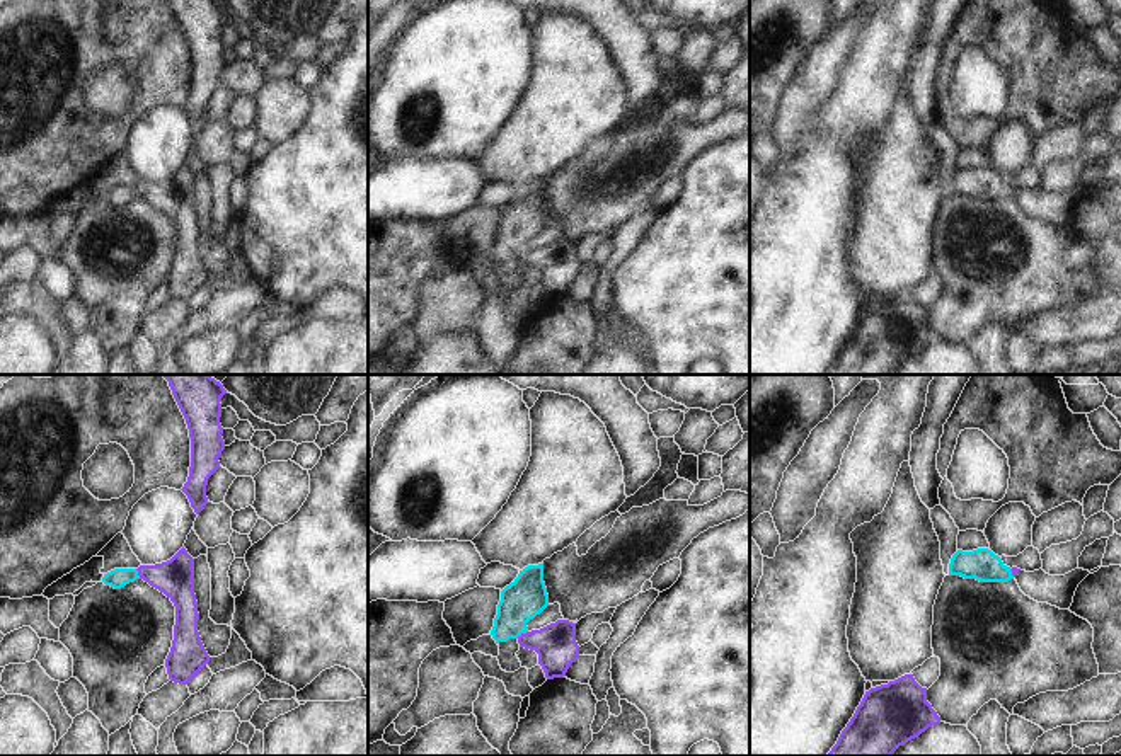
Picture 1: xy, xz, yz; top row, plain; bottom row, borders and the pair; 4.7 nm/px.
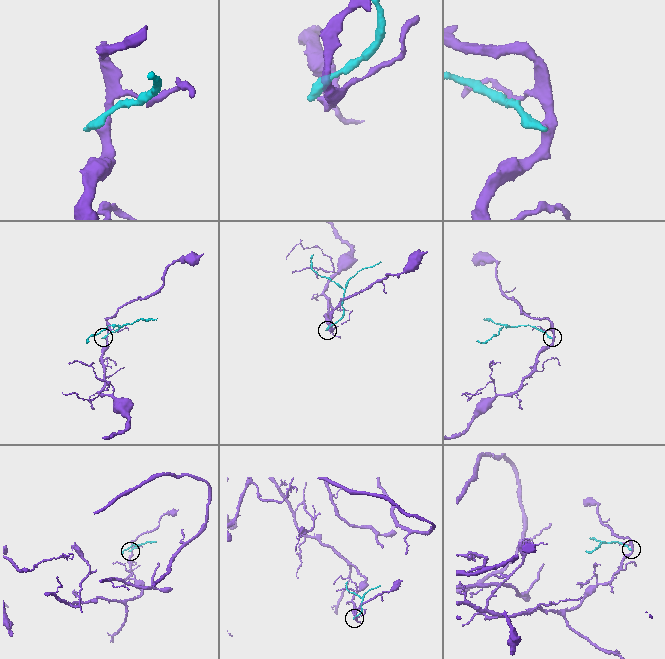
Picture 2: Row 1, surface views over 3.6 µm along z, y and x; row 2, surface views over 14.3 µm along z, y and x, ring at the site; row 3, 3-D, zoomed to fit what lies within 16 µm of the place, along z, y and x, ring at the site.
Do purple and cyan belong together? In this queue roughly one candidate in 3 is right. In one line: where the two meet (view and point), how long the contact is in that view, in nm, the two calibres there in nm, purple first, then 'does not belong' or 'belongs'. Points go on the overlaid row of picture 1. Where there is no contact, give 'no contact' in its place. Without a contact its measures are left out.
meets purple in xz at (522, 634); contact 70 nm long; 190 nm thick on the purple side, 200 nm on the other; does not belong

